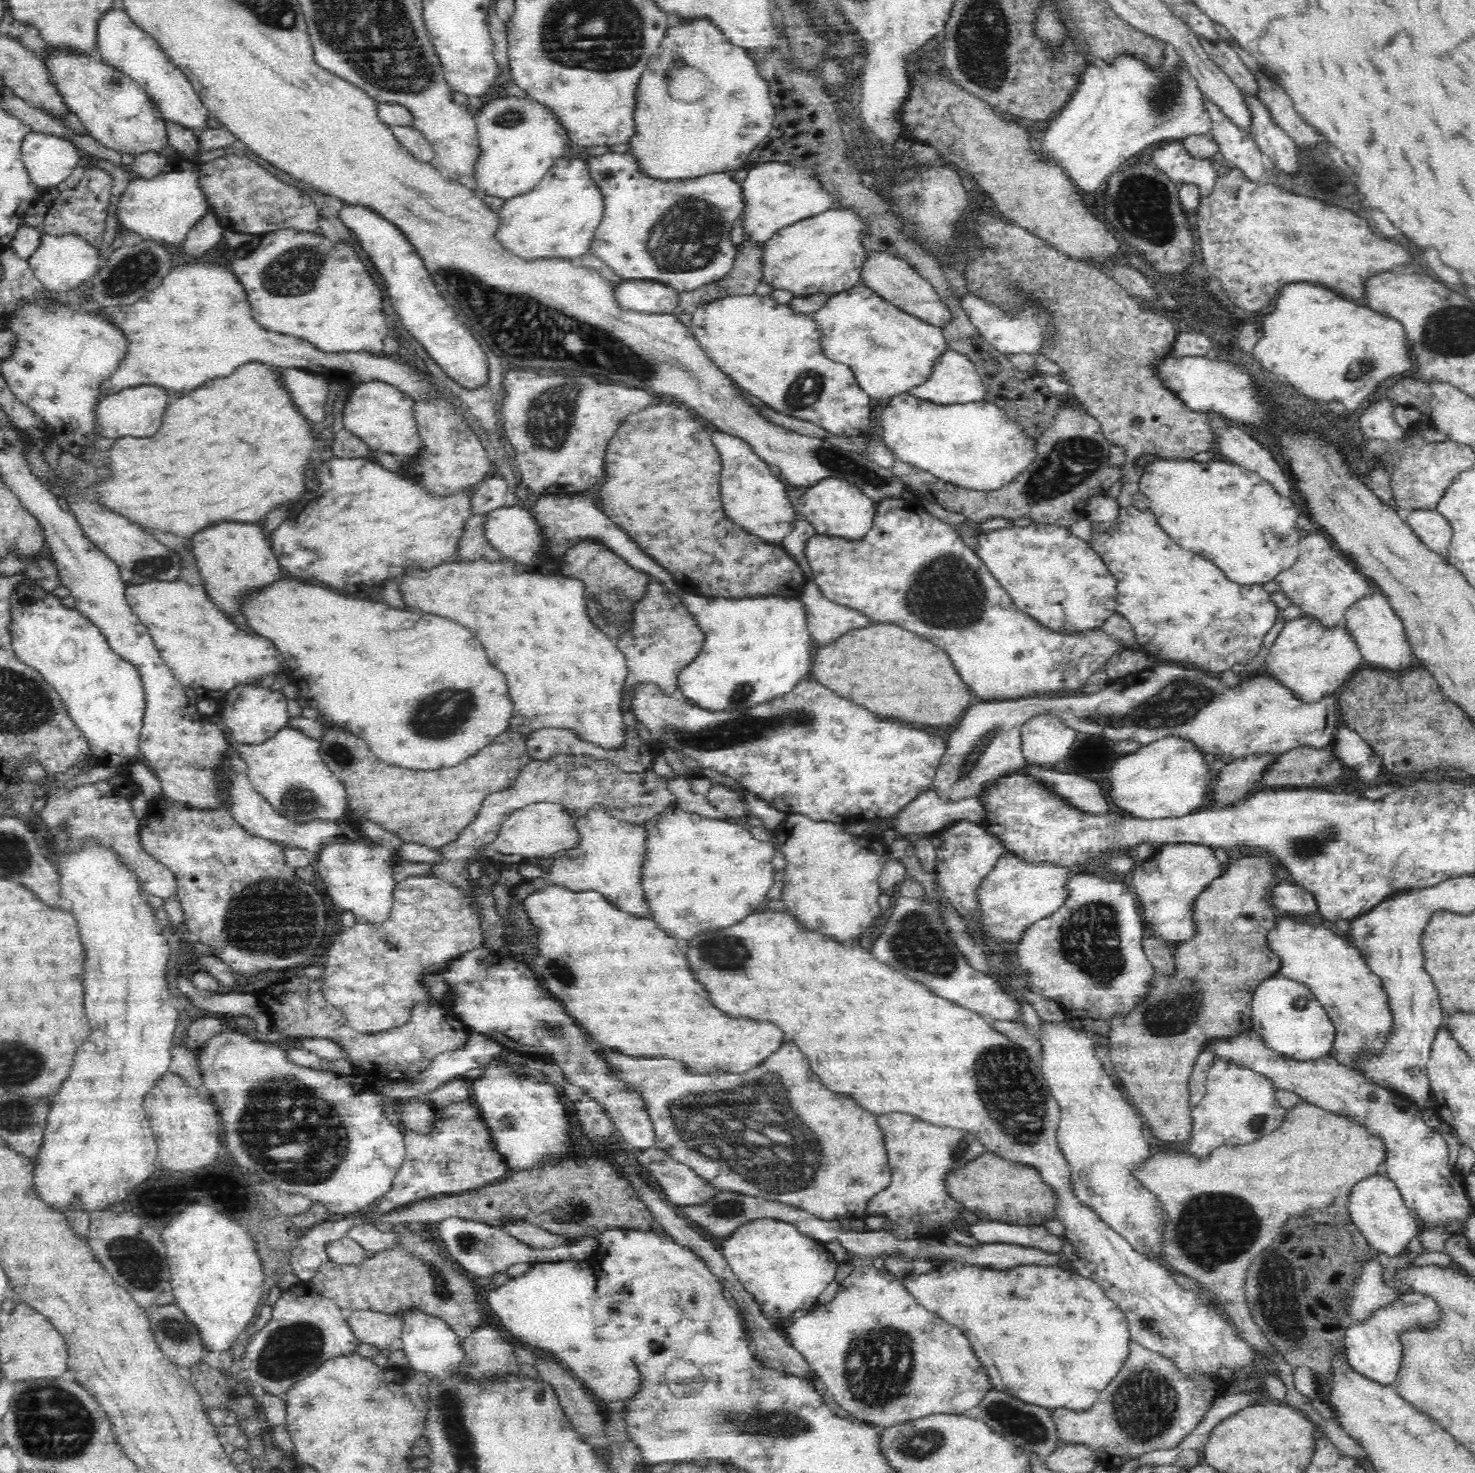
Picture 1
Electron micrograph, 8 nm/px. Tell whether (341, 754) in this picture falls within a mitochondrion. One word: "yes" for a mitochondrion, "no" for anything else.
yes

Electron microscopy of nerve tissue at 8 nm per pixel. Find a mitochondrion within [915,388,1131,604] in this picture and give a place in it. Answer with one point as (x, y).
(1073, 461)

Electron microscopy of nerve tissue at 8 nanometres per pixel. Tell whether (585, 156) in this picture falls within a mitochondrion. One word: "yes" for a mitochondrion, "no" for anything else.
no

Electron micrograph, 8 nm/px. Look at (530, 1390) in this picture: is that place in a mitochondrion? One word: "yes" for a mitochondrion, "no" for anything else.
no

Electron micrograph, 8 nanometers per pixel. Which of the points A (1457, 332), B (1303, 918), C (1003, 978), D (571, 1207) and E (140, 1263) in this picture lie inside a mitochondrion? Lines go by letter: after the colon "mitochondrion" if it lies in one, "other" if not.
A: mitochondrion
B: other
C: other
D: mitochondrion
E: mitochondrion

